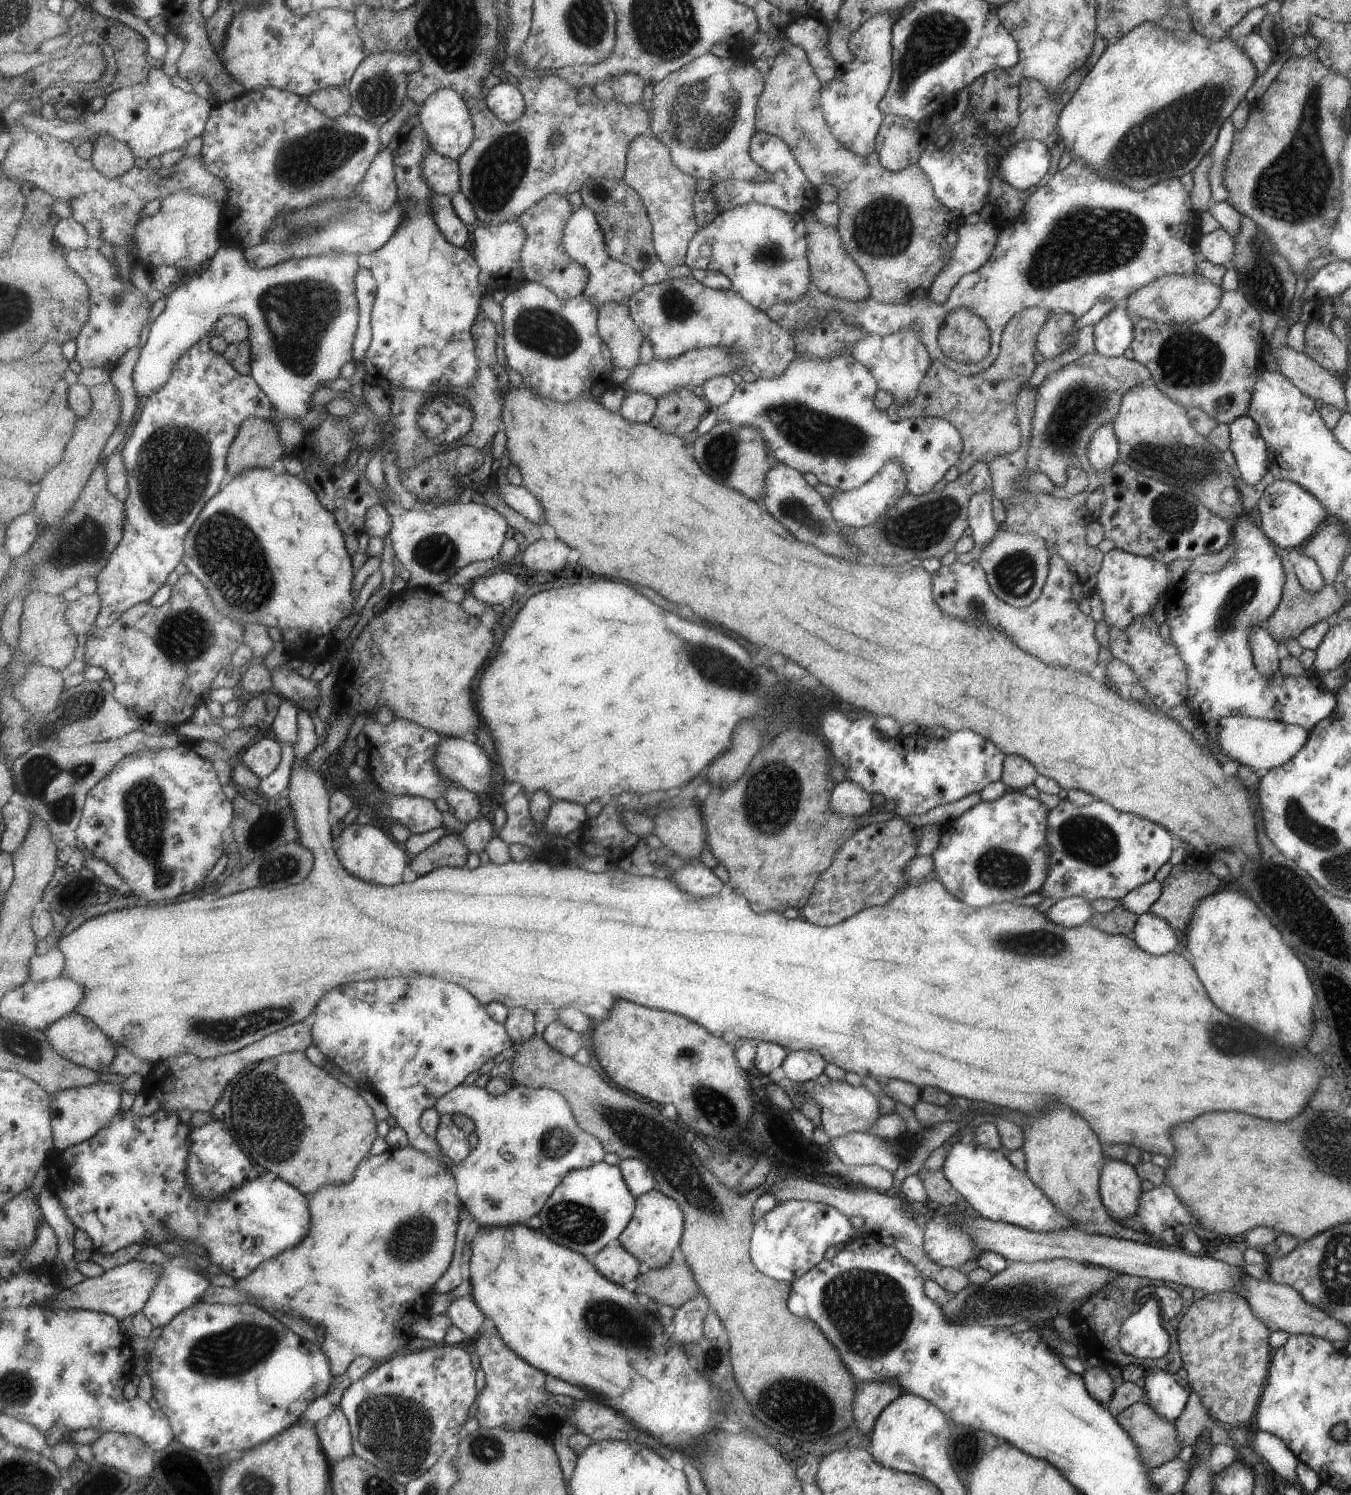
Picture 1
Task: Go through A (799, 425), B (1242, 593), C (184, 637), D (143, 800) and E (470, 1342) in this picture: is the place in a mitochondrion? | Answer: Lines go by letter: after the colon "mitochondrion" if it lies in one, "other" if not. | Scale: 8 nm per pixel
A: mitochondrion
B: mitochondrion
C: mitochondrion
D: mitochondrion
E: other

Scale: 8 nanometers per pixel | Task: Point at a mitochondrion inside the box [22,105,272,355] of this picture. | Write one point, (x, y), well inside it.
(115, 302)

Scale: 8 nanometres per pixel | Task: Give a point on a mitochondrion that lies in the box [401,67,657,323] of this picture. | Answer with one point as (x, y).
(497, 173)

